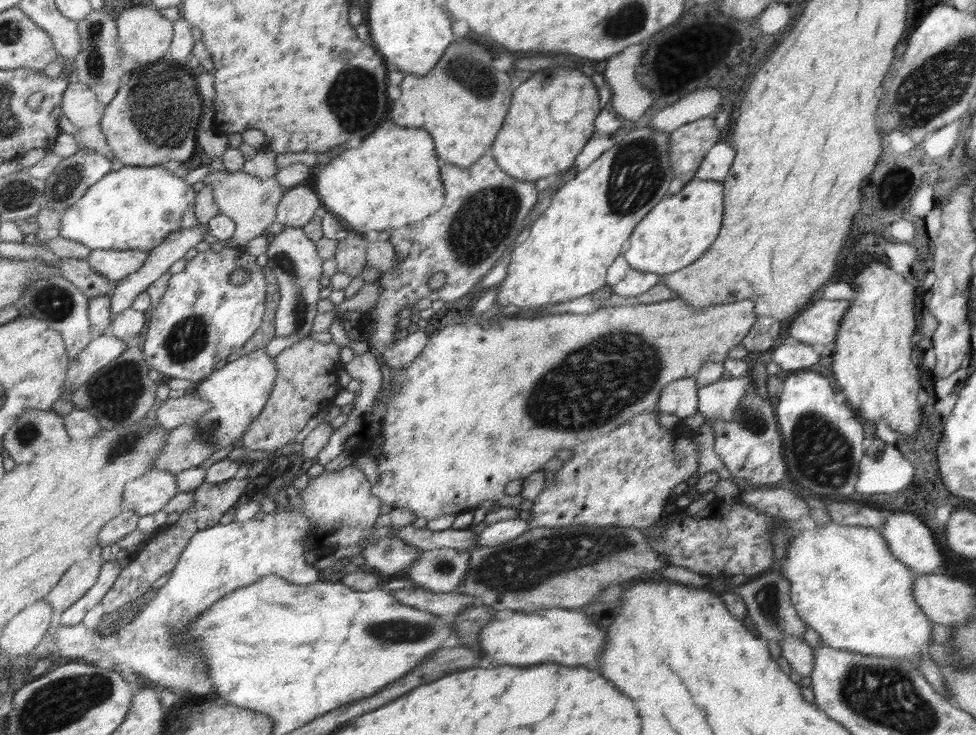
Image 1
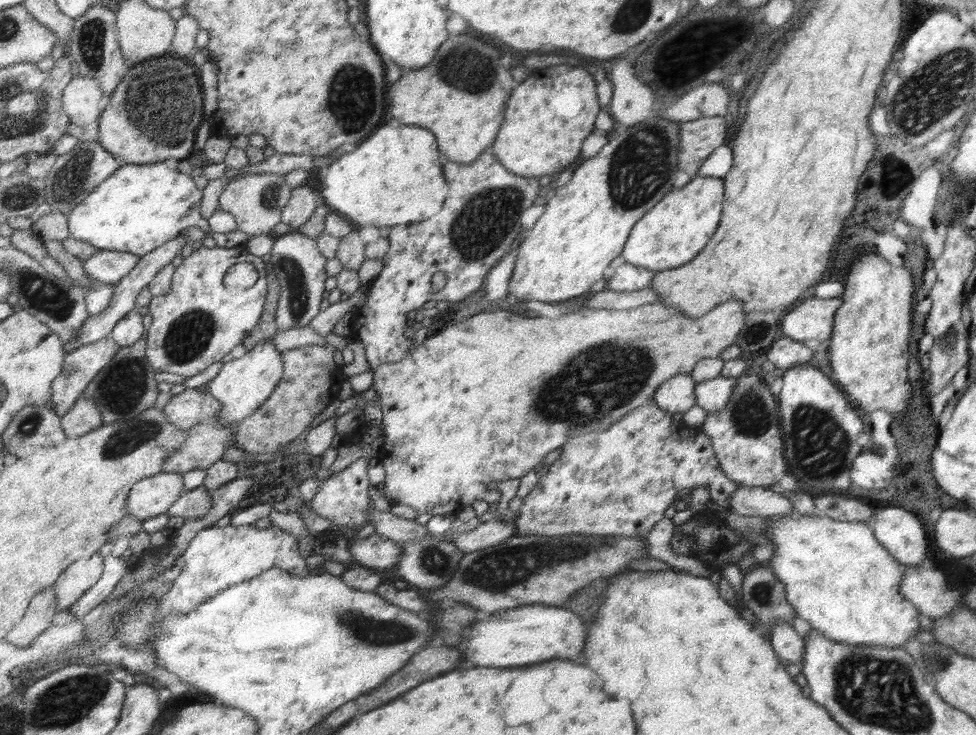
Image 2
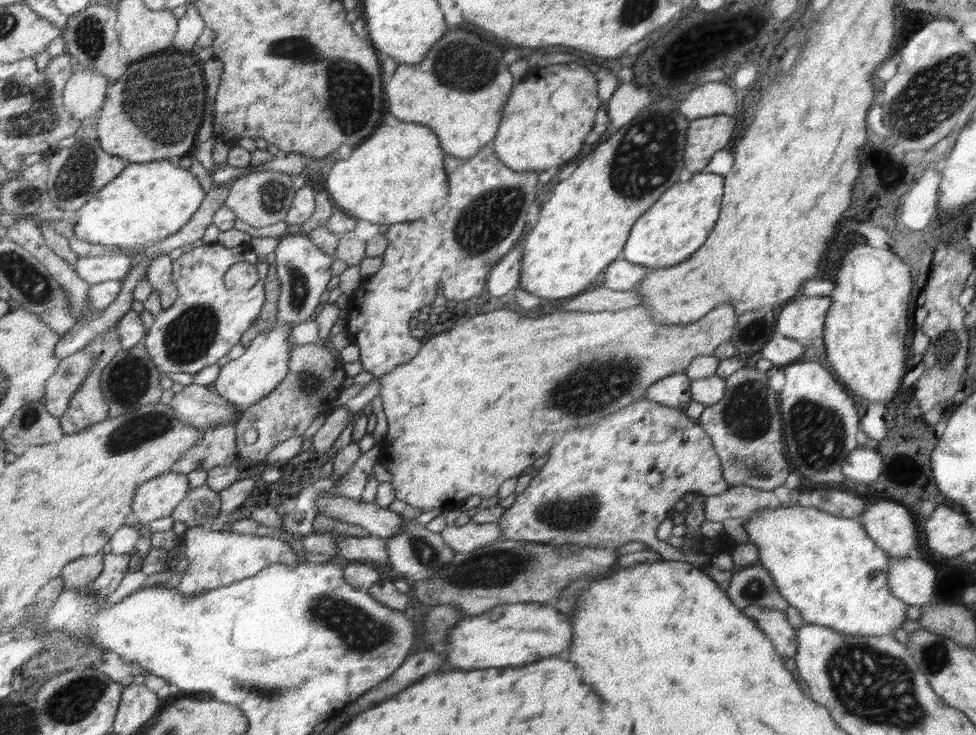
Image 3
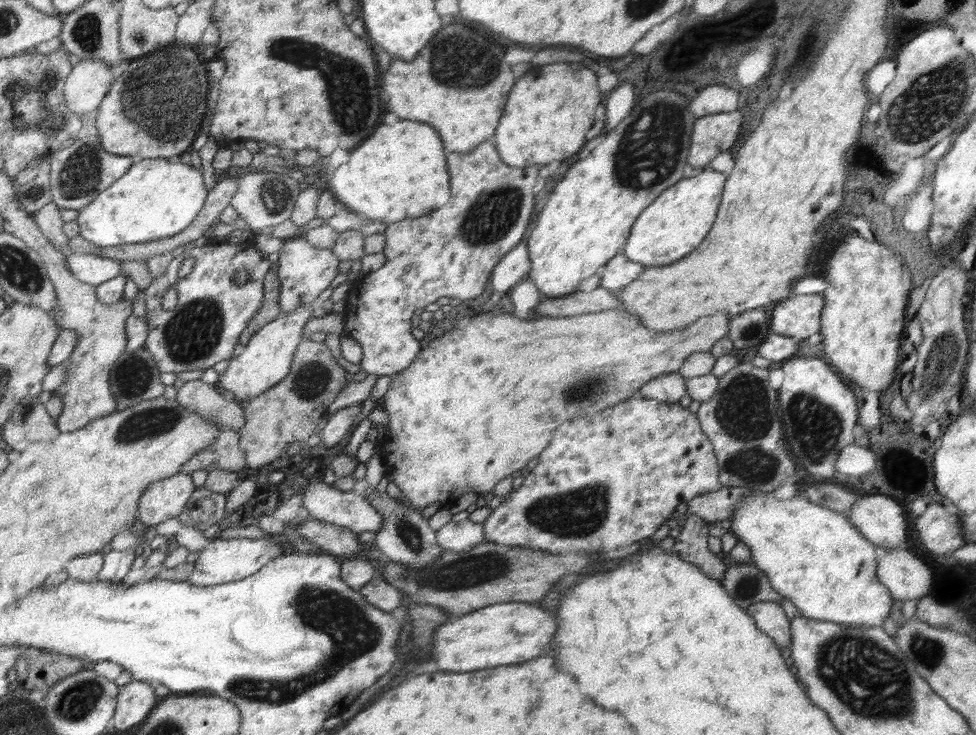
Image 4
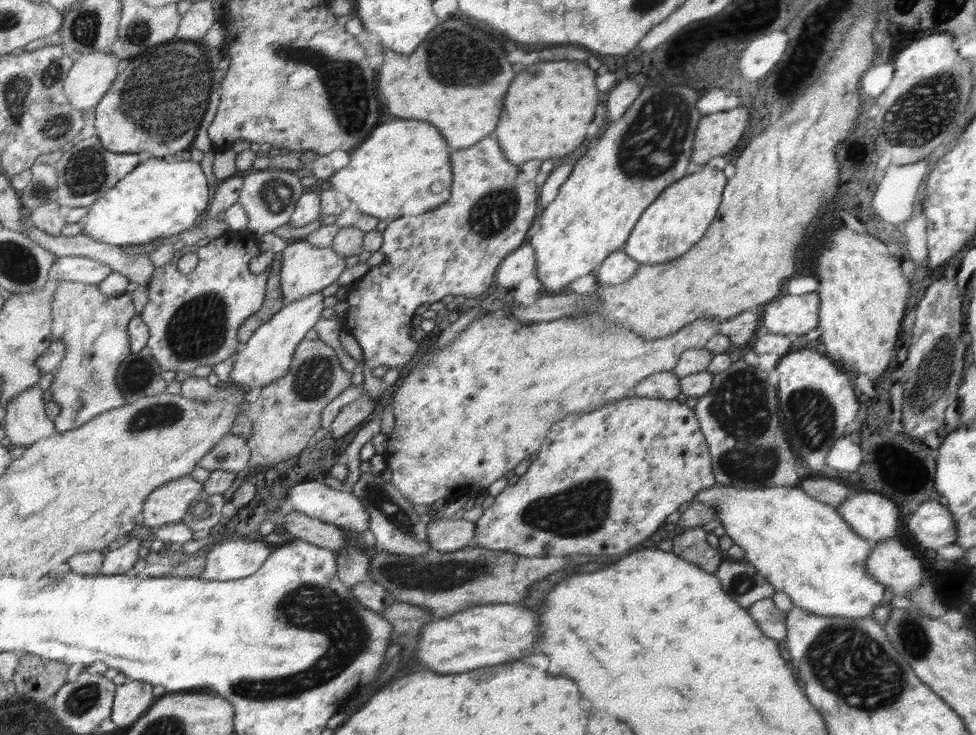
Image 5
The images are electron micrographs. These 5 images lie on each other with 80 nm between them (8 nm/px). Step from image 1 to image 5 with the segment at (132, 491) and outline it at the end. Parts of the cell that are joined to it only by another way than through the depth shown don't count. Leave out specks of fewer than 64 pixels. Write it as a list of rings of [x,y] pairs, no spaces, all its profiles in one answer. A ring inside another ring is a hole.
[[[189,475],[158,487],[148,495],[142,523],[156,531],[163,525],[181,522],[190,504],[202,492],[202,483]]]

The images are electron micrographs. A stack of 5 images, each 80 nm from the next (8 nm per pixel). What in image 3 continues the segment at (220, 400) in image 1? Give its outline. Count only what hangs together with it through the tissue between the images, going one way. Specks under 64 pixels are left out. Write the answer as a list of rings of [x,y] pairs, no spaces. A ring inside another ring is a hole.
[[[276,322],[269,331],[256,336],[245,347],[244,354],[221,367],[216,381],[210,386],[213,392],[228,400],[237,408],[237,412],[242,413],[278,388],[289,372],[289,358],[294,349],[289,338],[294,327],[291,322]]]

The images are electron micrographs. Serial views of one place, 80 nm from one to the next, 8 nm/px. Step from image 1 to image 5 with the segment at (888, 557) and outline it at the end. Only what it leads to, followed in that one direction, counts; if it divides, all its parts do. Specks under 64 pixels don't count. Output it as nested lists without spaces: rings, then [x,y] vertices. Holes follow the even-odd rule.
[[[719,483],[712,488],[700,490],[700,492],[693,498],[694,501],[703,502],[705,506],[713,506],[715,510],[716,520],[720,522],[720,525],[723,525],[724,530],[726,531],[726,536],[730,536],[733,540],[733,544],[740,546],[744,549],[744,560],[752,566],[761,574],[778,592],[784,592],[790,597],[793,604],[796,607],[807,610],[809,613],[815,615],[824,615],[824,616],[837,616],[840,618],[864,618],[868,617],[869,619],[874,618],[872,615],[872,610],[875,606],[883,604],[882,597],[884,596],[883,584],[876,582],[875,578],[872,578],[866,570],[865,567],[865,558],[868,558],[872,547],[875,545],[874,542],[862,538],[860,535],[856,534],[851,527],[844,522],[842,516],[839,515],[839,512],[828,503],[823,503],[817,501],[815,498],[808,496],[800,488],[787,488],[782,486],[776,486],[774,488],[753,488],[752,490],[738,490],[738,488],[730,488],[730,486],[720,485]]]

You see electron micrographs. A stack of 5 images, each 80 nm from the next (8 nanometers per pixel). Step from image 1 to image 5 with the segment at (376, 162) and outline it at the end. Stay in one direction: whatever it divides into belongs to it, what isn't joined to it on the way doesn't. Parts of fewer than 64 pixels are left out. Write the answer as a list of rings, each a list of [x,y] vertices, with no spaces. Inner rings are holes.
[[[392,120],[378,126],[372,132],[372,138],[354,150],[350,156],[350,164],[342,170],[337,170],[330,178],[331,188],[337,190],[342,198],[347,199],[352,207],[379,218],[382,225],[402,214],[428,214],[428,210],[440,210],[440,206],[450,196],[452,186],[452,153],[443,134],[430,123],[416,122],[416,120]]]

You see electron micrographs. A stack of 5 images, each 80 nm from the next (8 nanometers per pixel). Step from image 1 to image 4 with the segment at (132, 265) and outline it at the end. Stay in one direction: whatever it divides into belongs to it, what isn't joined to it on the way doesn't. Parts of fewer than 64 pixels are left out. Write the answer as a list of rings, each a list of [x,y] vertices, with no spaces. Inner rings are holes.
[[[74,253],[67,257],[67,264],[71,273],[79,278],[80,282],[92,283],[97,287],[122,272],[122,261],[102,258],[92,253]]]

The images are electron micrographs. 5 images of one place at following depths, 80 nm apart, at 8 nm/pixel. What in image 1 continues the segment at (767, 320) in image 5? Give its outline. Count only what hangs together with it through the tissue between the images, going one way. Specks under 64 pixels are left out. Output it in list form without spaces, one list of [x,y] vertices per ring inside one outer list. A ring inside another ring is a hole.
[[[818,297],[793,316],[788,334],[798,342],[811,345],[820,343],[824,346],[834,342],[841,318],[849,306],[849,300]]]

